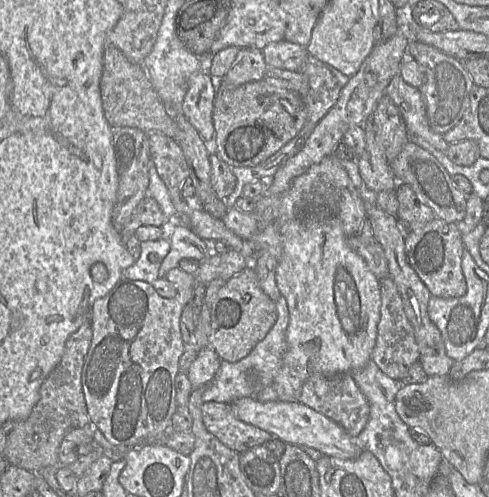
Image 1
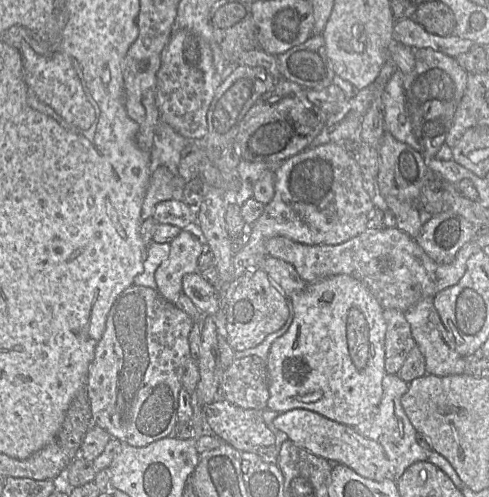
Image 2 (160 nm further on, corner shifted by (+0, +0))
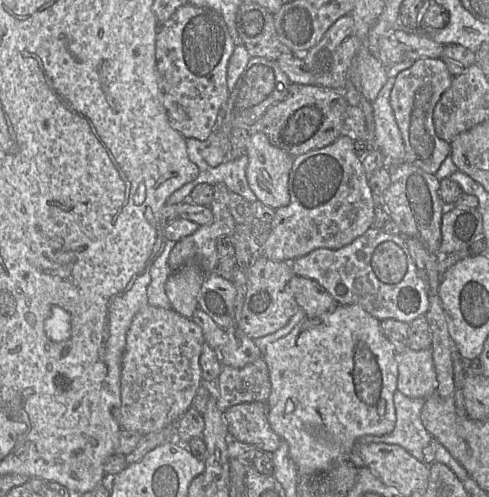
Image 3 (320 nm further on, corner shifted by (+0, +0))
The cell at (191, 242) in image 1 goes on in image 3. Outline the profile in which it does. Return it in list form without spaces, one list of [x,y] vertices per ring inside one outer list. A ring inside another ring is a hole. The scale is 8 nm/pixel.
[[[188,263],[172,272],[165,283],[171,308],[190,319],[198,308],[198,297],[204,279],[204,272],[196,263]]]

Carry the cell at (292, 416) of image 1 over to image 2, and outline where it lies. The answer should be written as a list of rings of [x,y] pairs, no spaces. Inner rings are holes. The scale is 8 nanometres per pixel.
[[[292,409],[279,413],[273,420],[273,425],[284,432],[288,440],[298,447],[323,457],[331,463],[346,465],[360,476],[373,481],[394,480],[394,467],[387,458],[383,447],[359,435],[351,426],[340,424],[307,409]]]

